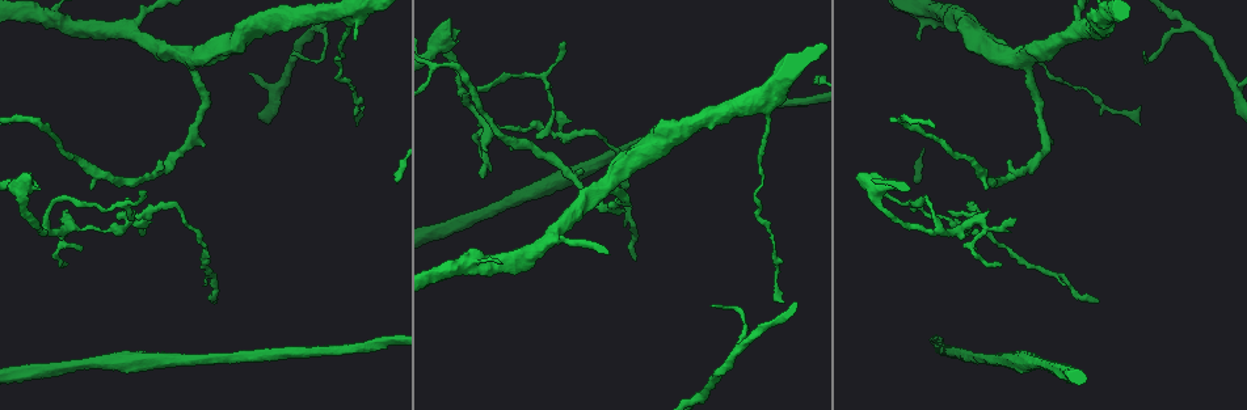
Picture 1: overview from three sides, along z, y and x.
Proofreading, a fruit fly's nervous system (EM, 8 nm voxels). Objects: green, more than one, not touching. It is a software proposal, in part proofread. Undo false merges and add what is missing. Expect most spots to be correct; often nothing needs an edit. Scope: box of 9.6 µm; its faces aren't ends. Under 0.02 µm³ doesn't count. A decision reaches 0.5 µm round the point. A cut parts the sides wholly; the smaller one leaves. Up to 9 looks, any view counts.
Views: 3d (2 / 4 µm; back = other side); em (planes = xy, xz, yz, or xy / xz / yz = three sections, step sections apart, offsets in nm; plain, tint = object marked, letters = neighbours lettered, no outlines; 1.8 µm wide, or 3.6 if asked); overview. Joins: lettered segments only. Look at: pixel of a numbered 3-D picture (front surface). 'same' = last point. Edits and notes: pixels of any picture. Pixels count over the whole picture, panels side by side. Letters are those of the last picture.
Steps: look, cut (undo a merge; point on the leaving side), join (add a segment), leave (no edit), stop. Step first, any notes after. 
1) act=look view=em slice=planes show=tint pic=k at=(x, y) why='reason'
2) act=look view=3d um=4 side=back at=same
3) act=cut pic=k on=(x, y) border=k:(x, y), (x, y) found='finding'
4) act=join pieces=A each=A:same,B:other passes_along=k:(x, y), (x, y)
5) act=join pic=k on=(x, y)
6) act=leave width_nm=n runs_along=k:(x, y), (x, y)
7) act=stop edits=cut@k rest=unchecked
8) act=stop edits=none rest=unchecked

act=look view=3d um=2 pic=1 at=(482, 176) why='thin end'

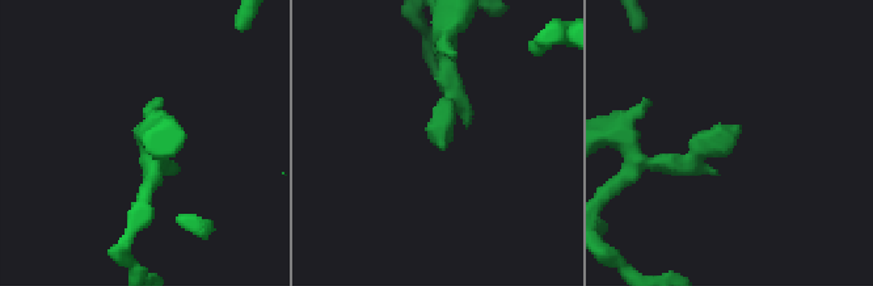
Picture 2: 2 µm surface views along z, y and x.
act=look view=em slice=yz step=8 show=letters pic=2 at=(439, 145) why='shape alone is not enough'

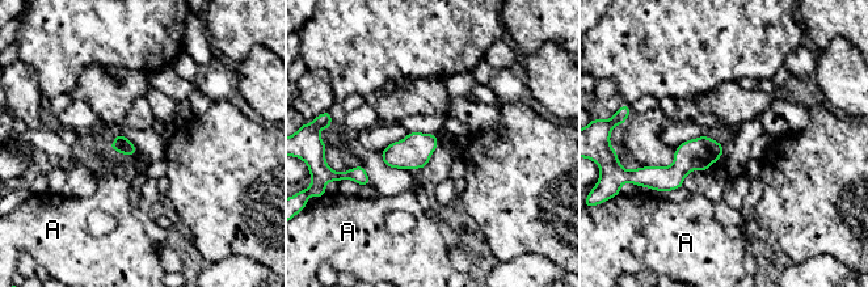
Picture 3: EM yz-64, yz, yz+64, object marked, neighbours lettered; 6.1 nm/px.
act=look view=em slice=planes show=letters at=same

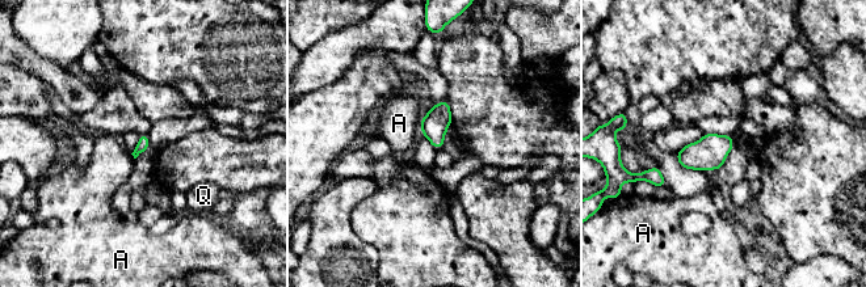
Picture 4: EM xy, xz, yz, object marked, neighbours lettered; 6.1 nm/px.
act=leave each=A:other,Q:other border=4:(423, 117), (420, 131) found='none of them fits'

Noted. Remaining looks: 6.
act=look view=em slice=planes show=letters pic=1 at=(464, 105)

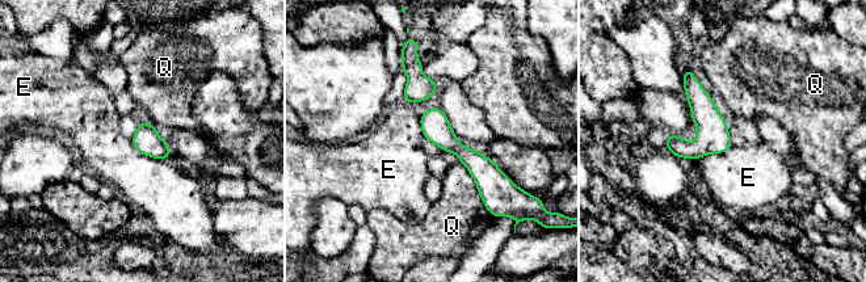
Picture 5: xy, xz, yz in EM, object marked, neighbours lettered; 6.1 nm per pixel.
act=leave longest_contact=Q:380nm each=E:other,Q:other found='one neuron here'

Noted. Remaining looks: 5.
act=look view=3d um=4 pic=1 at=(548, 129) why='a narrow waist'

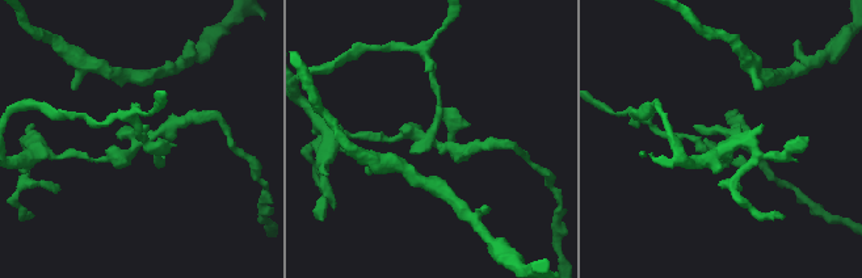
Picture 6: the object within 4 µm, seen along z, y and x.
act=look view=em slice=xy step=4 show=letters pic=6 at=(136, 142)

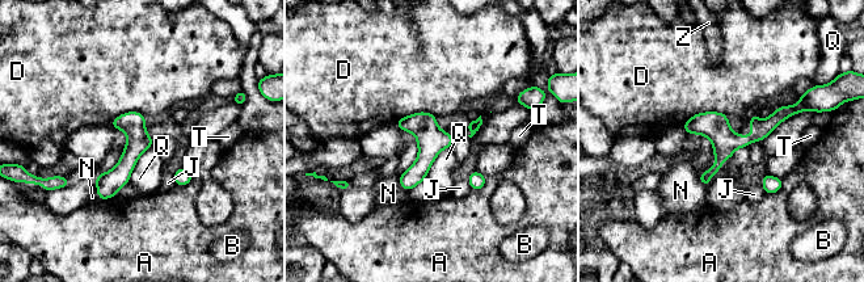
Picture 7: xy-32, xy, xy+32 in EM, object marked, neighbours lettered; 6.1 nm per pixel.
act=leave longest_contact=D:300nm each=A:other,B:other,D:other,J:other,N:other,Q:other,T:other,Z:other runs_along=7:(795, 109), (737, 140), (703, 179) found='one neuron here'

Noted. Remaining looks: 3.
act=look view=3d um=2 side=back pic=1 at=(636, 261) why='long arm stops here'

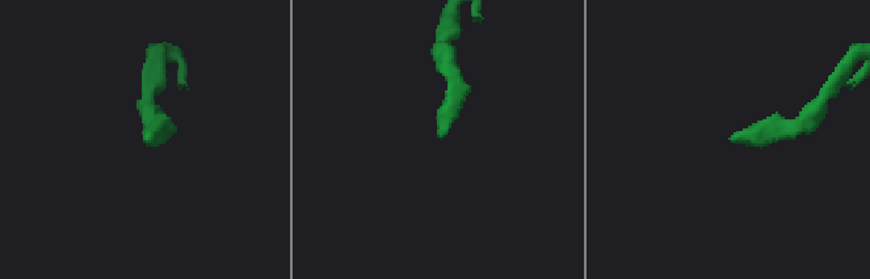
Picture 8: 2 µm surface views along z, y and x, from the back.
act=look view=em slice=yz step=8 show=plain pic=8 at=(734, 142)

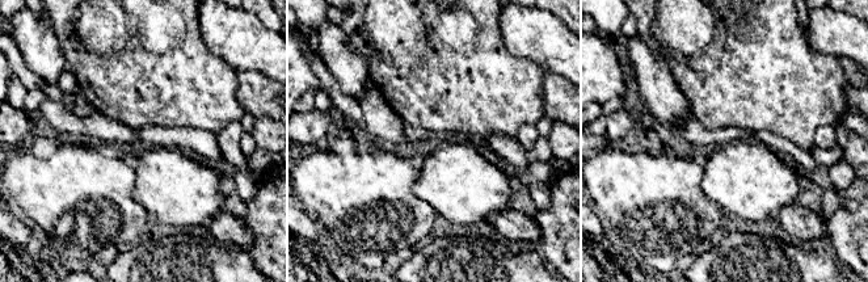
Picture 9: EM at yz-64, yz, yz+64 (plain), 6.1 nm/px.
act=look view=em slice=yz step=8 show=letters at=same

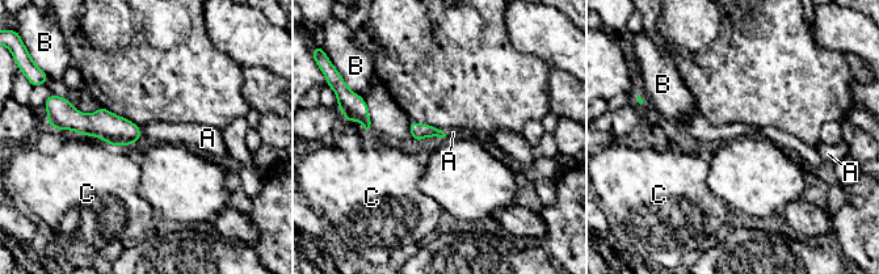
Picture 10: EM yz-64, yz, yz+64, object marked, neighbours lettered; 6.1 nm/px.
act=leave longest_contact=C:280nm each=A:other,B:other,C:other border=10:(138, 126), (141, 139) found='none of them fits'

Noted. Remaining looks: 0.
act=stop edits=none rest=unchecked

